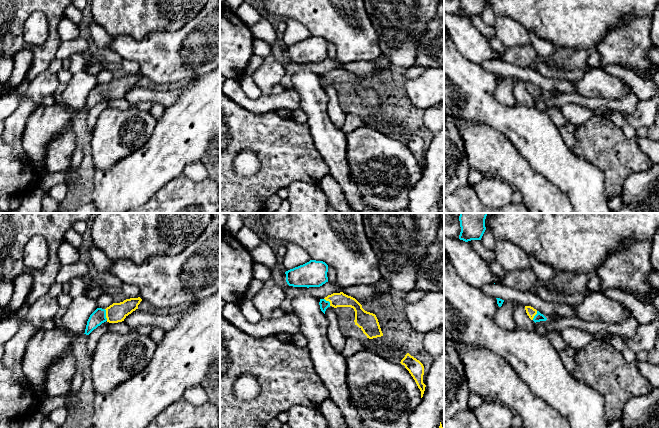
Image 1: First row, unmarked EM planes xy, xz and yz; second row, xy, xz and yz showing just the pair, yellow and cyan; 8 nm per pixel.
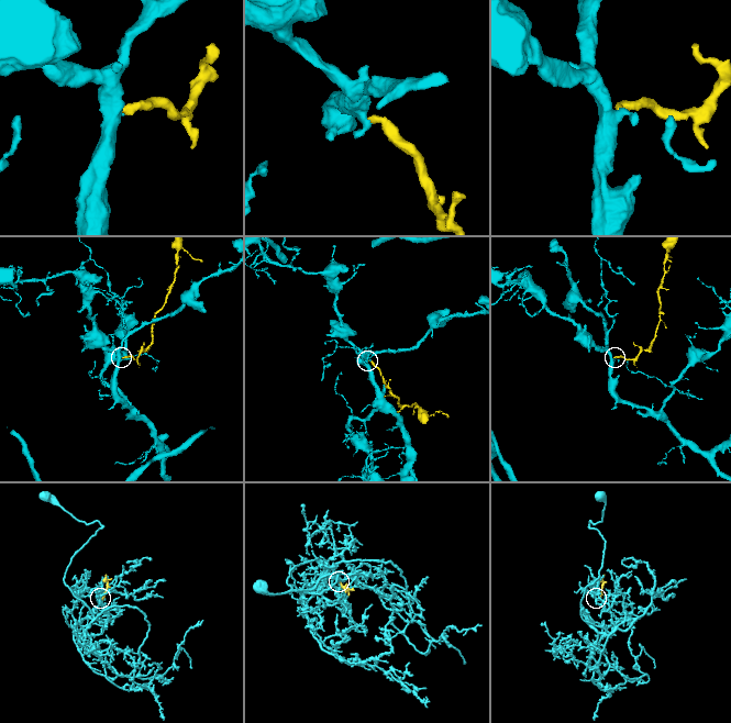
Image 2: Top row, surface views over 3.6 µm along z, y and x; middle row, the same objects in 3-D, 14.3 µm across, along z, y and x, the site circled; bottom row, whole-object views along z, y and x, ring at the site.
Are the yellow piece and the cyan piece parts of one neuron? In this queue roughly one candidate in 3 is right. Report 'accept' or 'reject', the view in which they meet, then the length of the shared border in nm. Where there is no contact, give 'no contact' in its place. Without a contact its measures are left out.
accept | xy | 100 nm

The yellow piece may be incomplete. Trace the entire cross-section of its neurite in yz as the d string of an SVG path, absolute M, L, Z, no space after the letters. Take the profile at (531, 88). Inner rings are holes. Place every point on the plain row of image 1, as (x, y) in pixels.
M525 82L525 86L529 94L533 96L535 99L547 96L547 94L543 90L541 90L539 87L537 87L531 82Z

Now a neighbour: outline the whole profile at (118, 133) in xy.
M107 107L101 112L91 139L91 155L98 170L109 170L118 161L142 147L152 136L157 120L149 113L135 107L127 110Z

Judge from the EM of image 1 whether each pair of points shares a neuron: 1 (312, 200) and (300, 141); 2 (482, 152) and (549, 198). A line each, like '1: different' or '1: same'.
1: different
2: same

